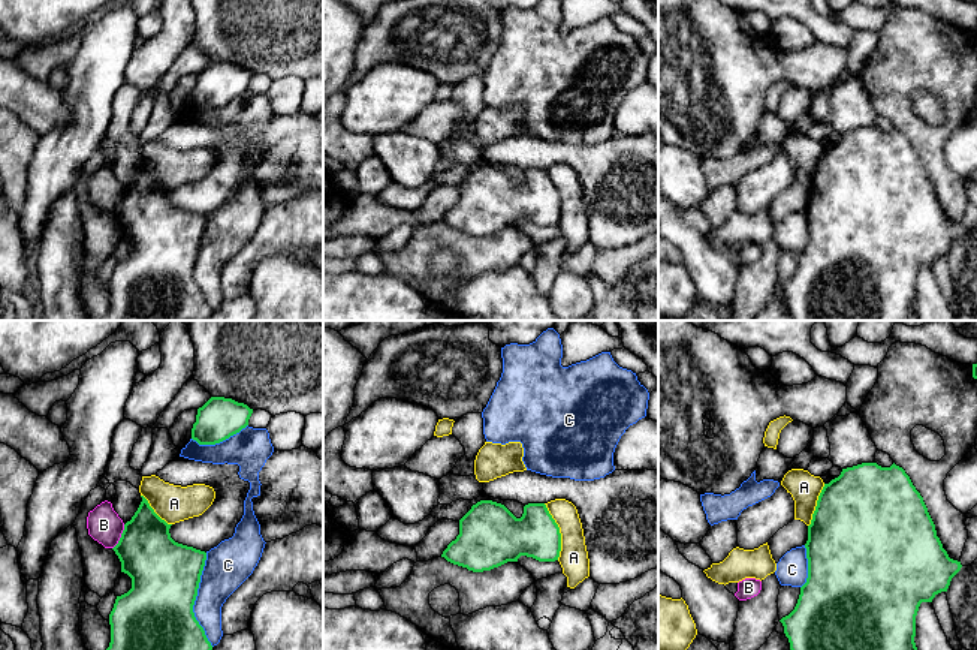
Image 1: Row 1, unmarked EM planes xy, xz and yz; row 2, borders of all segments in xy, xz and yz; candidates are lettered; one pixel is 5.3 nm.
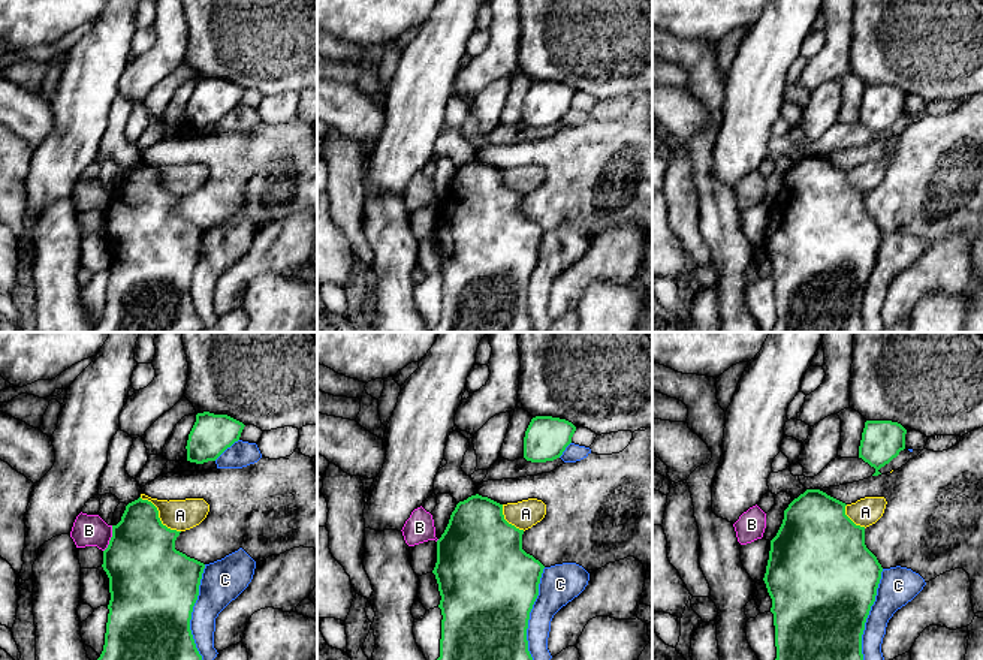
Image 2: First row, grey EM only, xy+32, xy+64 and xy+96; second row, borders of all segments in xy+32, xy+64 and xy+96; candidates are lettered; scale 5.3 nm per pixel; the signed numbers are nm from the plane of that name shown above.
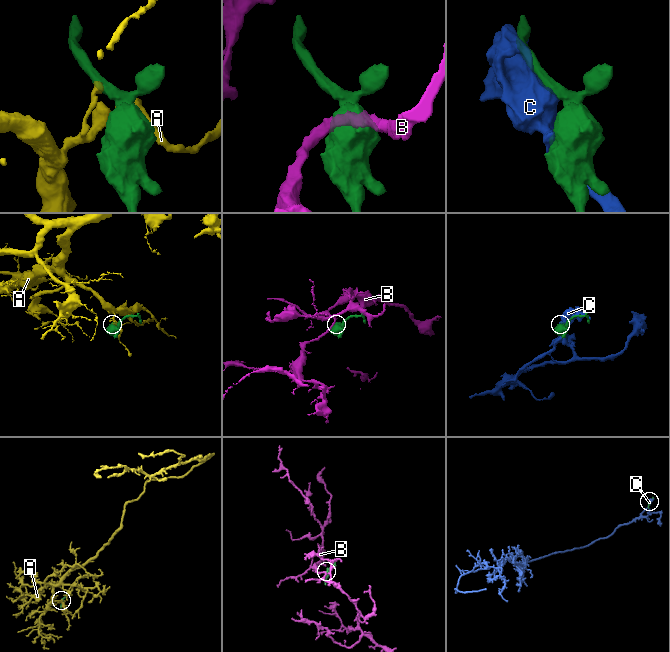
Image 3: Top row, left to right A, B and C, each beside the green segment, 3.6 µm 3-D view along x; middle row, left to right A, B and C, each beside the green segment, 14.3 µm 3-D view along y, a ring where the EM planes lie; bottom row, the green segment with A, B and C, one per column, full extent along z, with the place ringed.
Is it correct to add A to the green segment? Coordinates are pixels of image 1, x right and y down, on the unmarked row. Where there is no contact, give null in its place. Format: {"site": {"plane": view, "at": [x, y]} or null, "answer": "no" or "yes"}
{"site": {"plane": "xz", "at": [558, 196]}, "answer": "no"}

